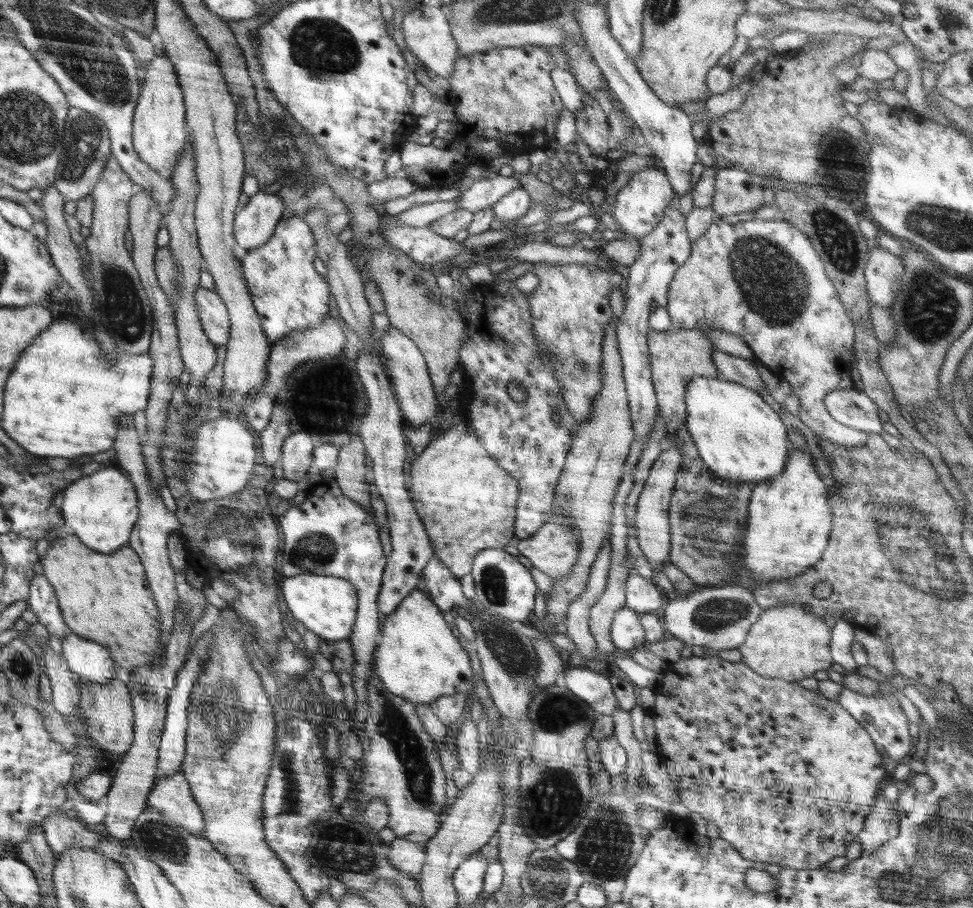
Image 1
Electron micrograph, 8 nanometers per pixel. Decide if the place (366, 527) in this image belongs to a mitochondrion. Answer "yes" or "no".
no

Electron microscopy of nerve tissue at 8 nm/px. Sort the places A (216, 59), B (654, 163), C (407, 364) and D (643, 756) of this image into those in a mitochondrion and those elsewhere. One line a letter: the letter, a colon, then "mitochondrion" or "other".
A: other
B: other
C: other
D: other

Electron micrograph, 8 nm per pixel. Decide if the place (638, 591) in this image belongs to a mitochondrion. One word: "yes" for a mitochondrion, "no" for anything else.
no

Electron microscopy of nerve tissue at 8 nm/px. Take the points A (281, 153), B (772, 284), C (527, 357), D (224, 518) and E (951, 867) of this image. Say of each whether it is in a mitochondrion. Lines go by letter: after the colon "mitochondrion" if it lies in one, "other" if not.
A: mitochondrion
B: mitochondrion
C: other
D: mitochondrion
E: mitochondrion

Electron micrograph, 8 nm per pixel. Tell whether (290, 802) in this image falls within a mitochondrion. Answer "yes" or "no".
yes

